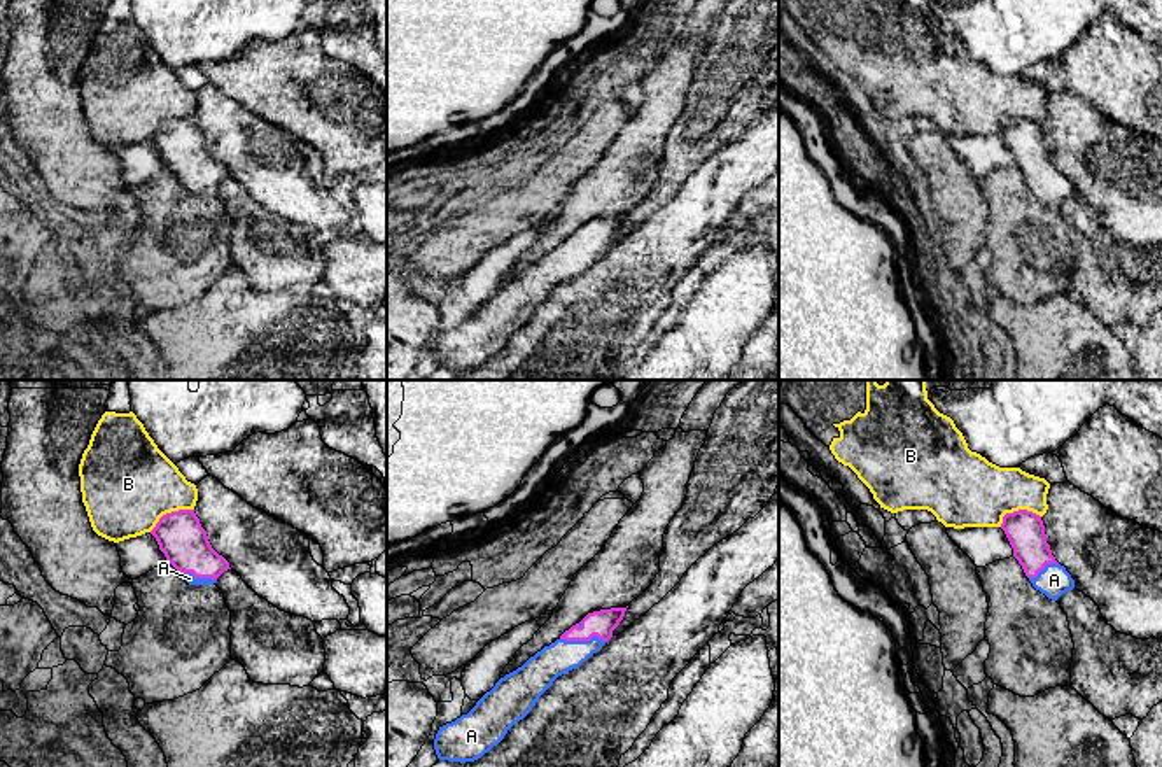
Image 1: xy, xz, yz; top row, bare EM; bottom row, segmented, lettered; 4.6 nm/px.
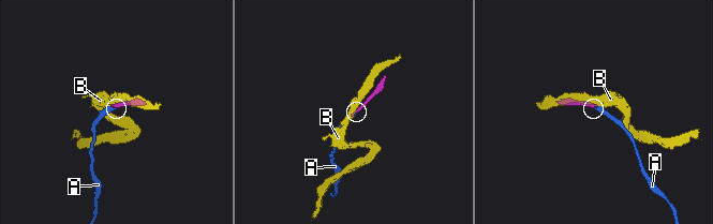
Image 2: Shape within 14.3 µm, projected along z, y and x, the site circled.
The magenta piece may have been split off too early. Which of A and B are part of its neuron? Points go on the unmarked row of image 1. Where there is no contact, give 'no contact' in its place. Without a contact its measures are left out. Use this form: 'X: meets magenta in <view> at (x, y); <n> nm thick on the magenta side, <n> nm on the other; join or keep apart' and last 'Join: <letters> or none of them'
A: meets magenta in xz at (583, 247); 120 nm thick on the magenta side, 160 nm on the other; join
B: meets magenta in xy at (172, 119); 220 nm thick on the magenta side, 420 nm on the other; keep apart
Join: A

